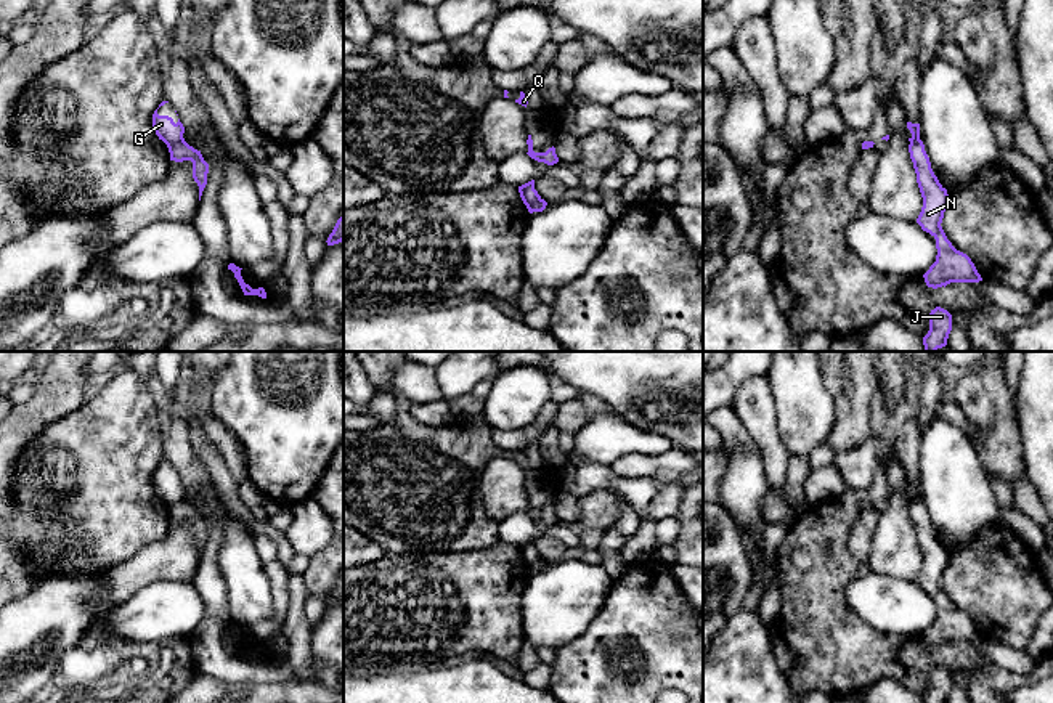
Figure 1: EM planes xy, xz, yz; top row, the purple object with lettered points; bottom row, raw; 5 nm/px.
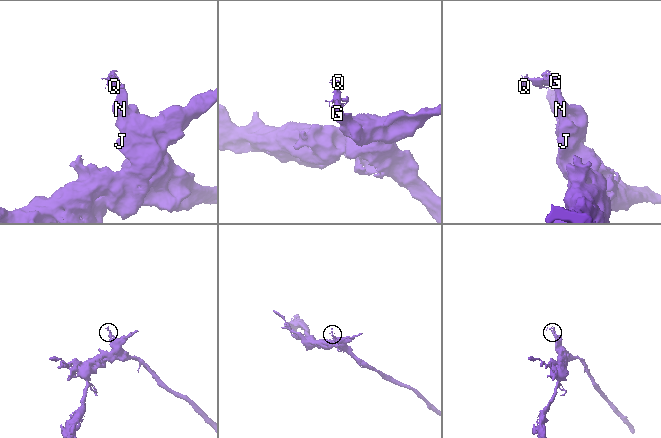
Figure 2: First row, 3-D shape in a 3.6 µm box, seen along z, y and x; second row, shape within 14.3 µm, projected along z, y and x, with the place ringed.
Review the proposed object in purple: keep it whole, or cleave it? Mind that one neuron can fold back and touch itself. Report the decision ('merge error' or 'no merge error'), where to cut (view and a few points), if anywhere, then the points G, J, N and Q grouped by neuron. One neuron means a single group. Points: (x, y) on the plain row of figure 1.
merge error | xy (183, 498), (169, 507) | G Q / J N

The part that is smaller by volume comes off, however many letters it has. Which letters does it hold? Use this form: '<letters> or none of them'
G, Q

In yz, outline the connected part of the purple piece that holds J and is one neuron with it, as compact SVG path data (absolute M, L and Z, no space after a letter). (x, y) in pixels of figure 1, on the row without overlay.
M936 666L929 673L929 690L923 697L923 703L947 703L949 693L952 690L952 674Z

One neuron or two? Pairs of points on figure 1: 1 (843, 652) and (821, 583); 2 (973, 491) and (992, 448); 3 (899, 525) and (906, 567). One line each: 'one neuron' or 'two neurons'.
1: one neuron
2: two neurons
3: one neuron

